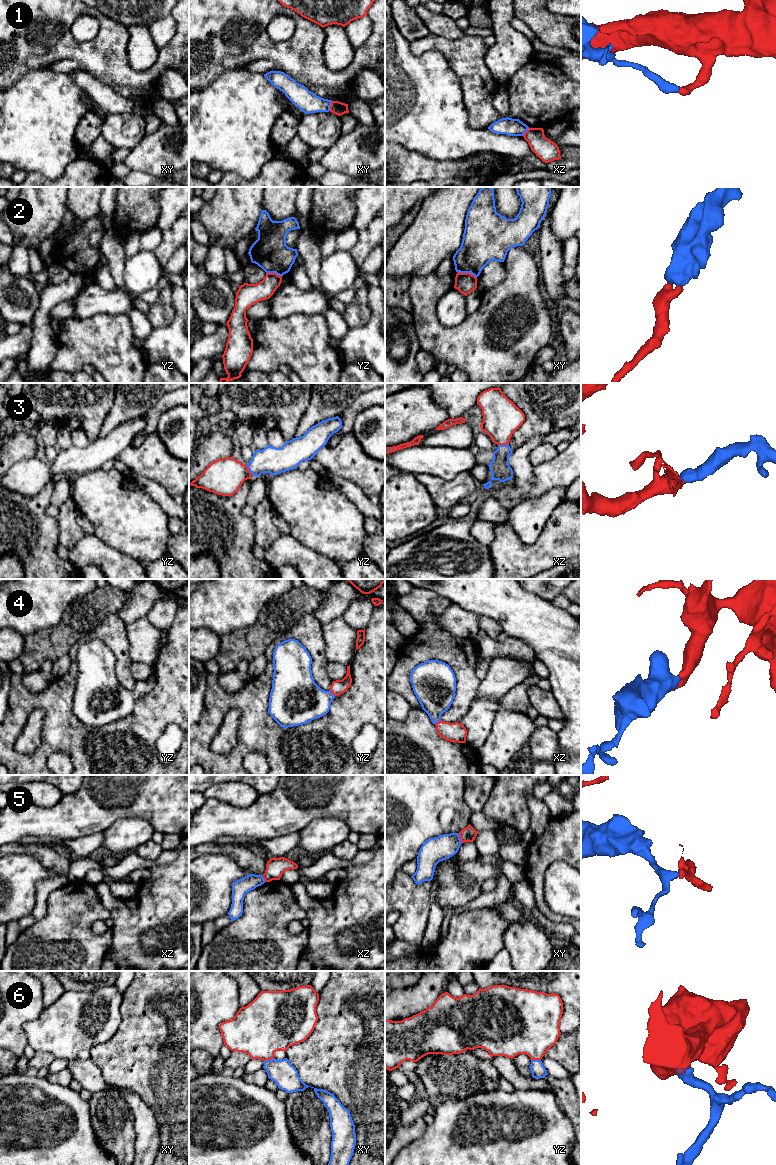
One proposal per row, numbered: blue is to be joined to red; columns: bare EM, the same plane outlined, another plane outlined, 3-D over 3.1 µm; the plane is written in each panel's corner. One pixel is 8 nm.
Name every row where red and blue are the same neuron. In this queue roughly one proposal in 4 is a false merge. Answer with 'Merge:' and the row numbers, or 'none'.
Merge: 3, 4, 6

